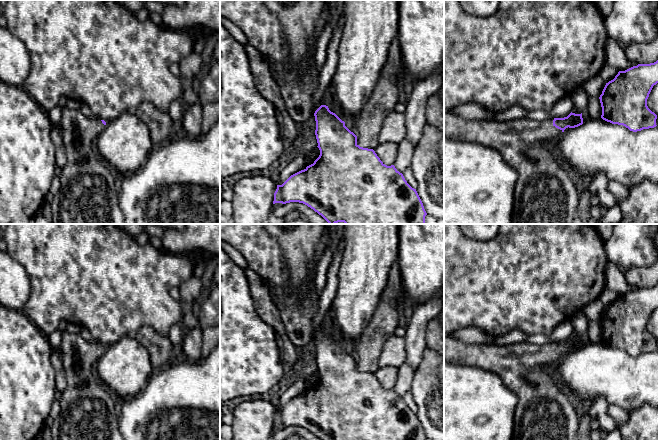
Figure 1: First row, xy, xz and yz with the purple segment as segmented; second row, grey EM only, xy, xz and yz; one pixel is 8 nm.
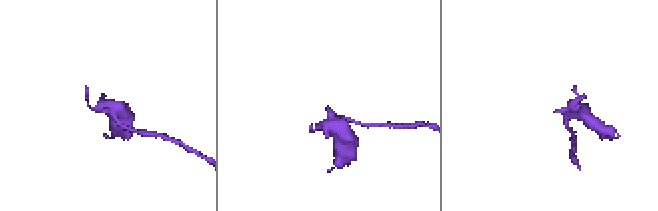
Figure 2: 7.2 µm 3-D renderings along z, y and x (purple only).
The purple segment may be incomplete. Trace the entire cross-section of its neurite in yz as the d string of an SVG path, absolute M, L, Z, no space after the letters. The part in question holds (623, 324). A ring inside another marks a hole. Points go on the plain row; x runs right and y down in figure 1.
M658 284L619 295L599 321L601 342L633 356L656 351L657 339L648 332L647 323L657 307Z

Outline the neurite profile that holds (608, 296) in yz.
M607 287L603 290L600 295L600 299L603 302L604 306L608 307L613 304L615 300L618 298L619 294L616 291L608 289Z

